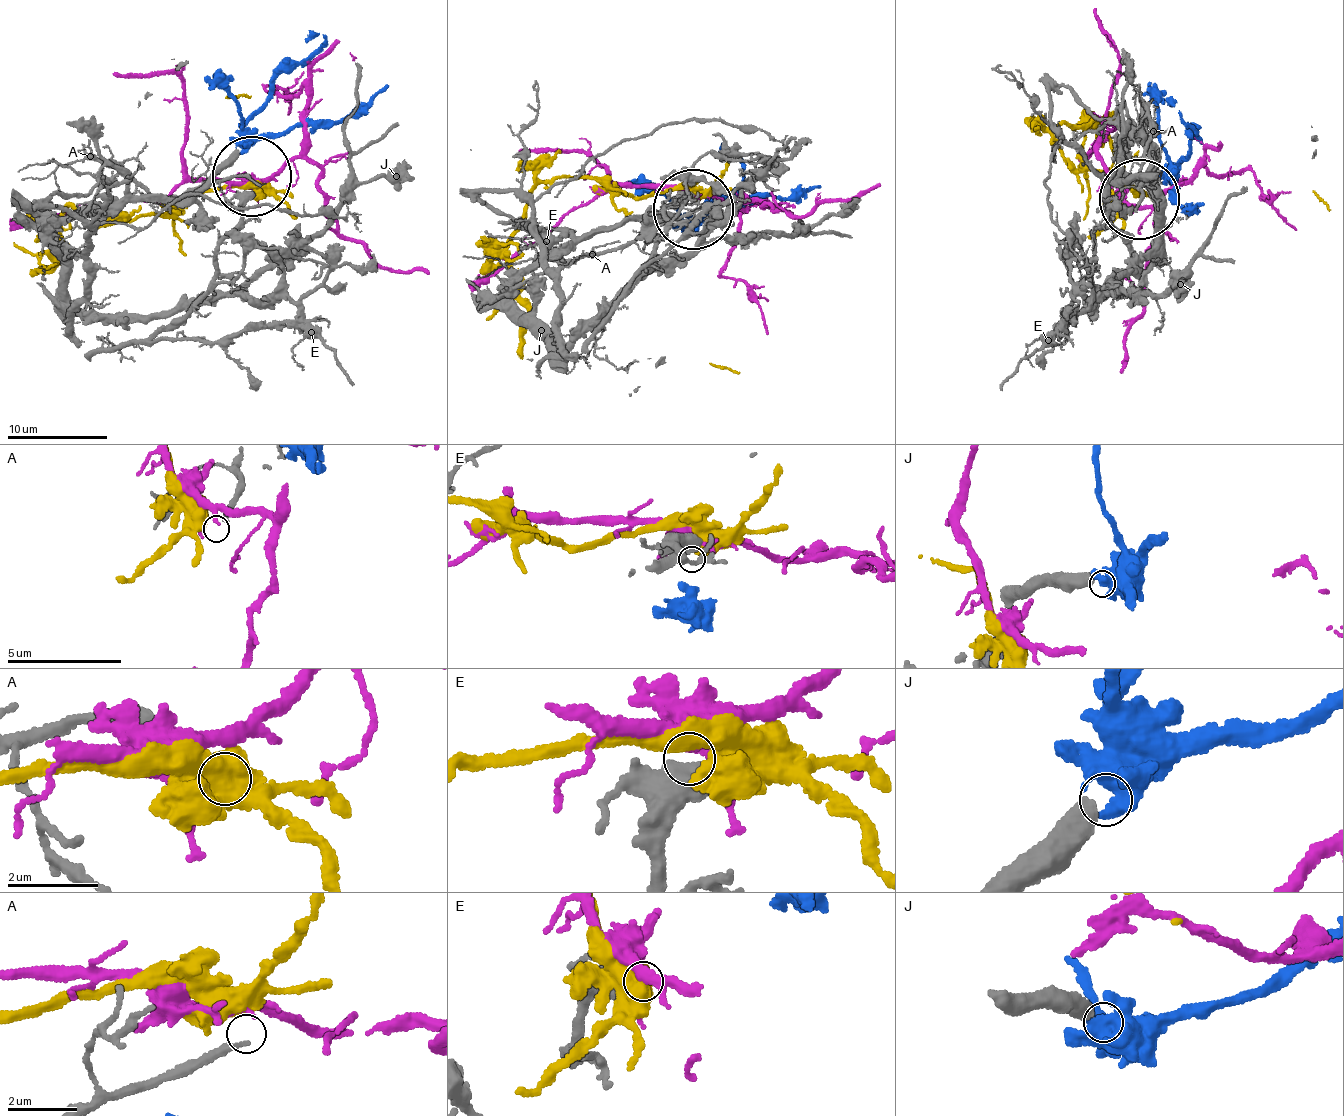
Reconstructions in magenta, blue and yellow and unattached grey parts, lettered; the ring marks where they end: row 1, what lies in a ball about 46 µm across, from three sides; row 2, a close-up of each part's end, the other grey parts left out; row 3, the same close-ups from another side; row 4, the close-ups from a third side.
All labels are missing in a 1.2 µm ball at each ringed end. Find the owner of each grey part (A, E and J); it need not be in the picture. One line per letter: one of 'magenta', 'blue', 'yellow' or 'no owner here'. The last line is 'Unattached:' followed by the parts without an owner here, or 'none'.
A: no owner here
E: no owner here
J: blue
Unattached: A, E

